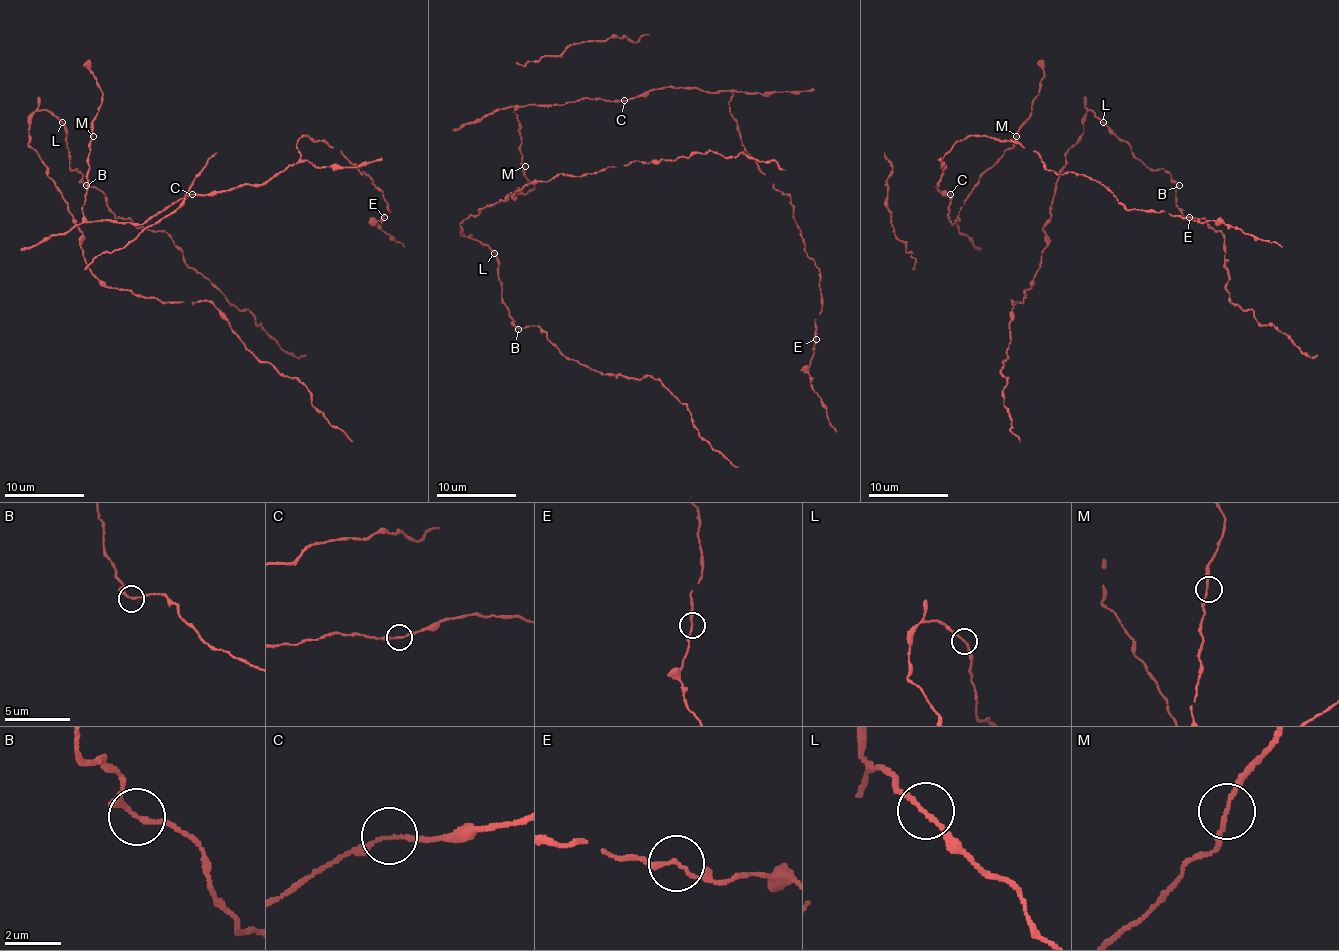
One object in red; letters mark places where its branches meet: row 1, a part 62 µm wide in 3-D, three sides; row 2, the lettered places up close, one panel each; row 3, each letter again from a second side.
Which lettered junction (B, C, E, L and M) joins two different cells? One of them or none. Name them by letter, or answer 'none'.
none

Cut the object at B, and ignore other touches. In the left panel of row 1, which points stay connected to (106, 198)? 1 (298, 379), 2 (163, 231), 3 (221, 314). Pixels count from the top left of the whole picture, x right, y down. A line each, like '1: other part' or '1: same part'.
1: other part
2: same part
3: other part

